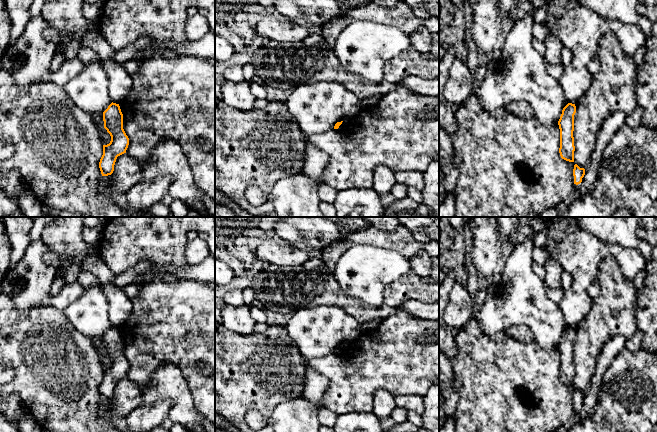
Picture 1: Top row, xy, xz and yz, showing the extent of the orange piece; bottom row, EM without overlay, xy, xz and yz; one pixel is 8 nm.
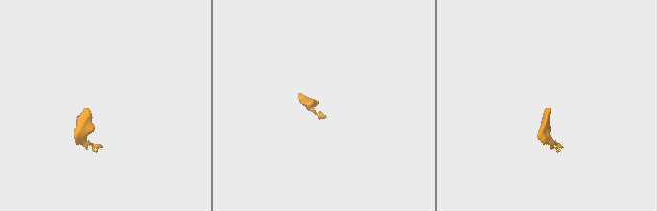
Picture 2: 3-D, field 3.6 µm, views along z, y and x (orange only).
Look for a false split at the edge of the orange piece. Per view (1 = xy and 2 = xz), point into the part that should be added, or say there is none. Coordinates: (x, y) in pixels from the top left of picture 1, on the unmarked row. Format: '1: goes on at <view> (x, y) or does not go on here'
1: does not go on here
2: does not go on here

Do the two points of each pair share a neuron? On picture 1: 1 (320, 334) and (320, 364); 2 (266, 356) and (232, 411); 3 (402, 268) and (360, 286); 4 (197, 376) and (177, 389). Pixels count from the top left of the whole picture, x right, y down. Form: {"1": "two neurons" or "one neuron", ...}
{"1": "two neurons", "2": "one neuron", "3": "one neuron", "4": "two neurons"}

